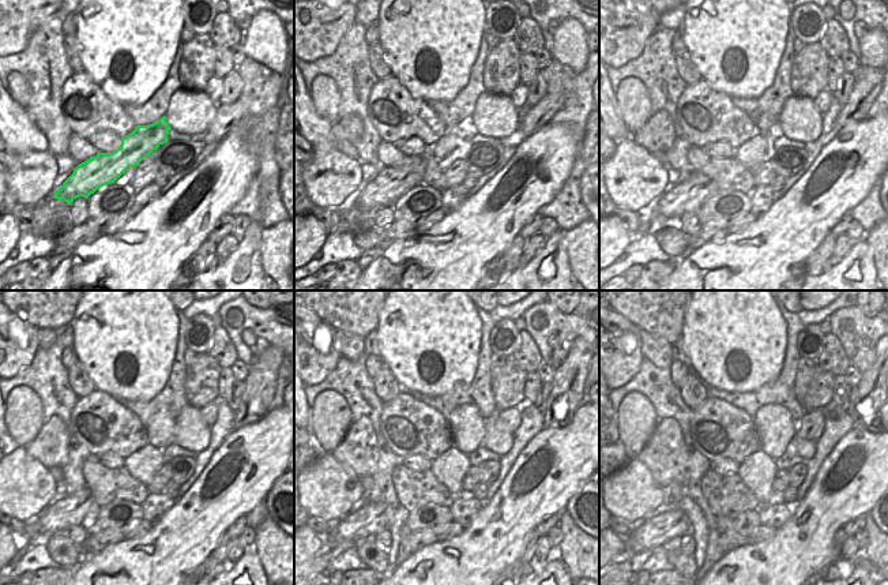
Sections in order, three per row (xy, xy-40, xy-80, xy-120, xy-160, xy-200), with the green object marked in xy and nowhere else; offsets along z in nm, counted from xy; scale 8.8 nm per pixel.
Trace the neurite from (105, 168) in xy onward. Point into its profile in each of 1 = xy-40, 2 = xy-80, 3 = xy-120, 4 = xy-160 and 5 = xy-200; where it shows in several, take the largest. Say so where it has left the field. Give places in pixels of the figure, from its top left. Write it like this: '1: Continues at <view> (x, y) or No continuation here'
1: Continues at xy-40 (390, 184)
2: Continues at xy-80 (687, 197)
3: Continues at xy-120 (70, 512)
4: Continues at xy-160 (373, 517)
5: Continues at xy-200 (655, 532).

